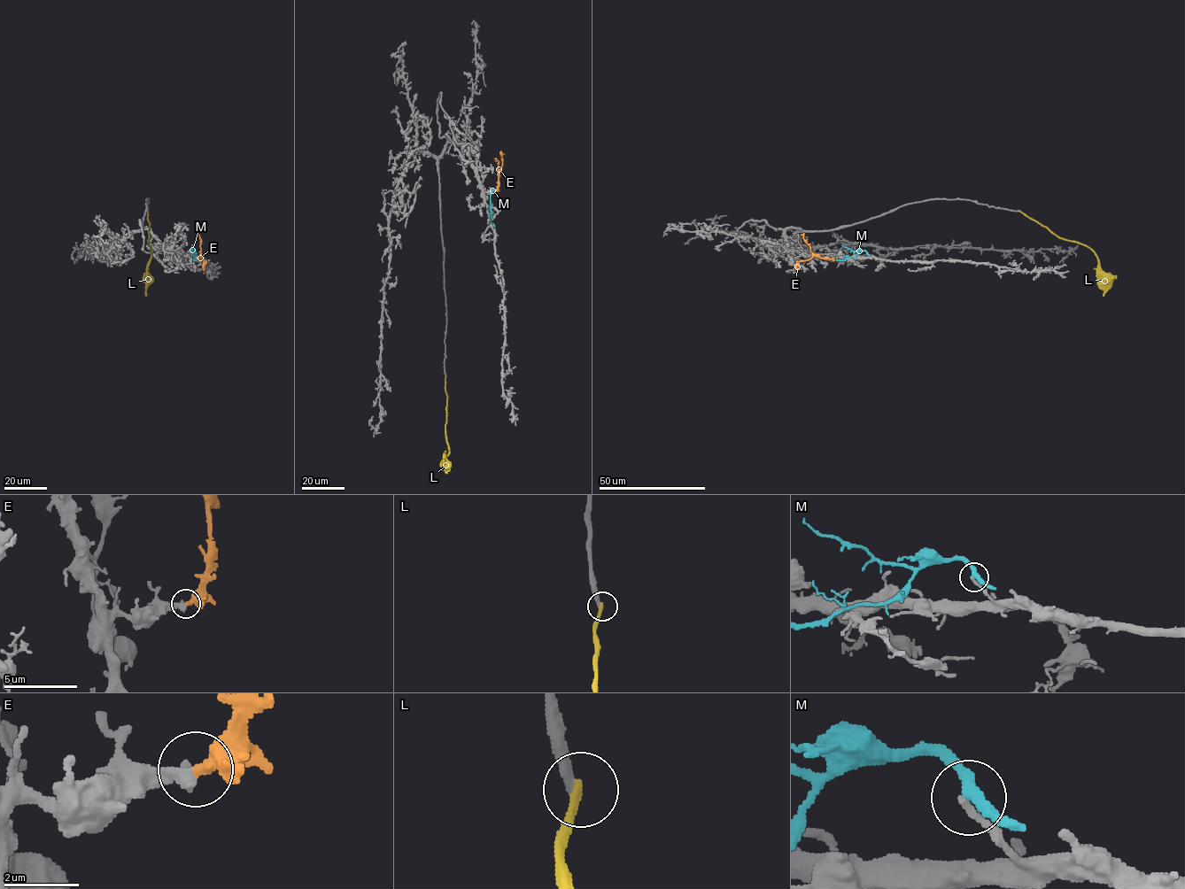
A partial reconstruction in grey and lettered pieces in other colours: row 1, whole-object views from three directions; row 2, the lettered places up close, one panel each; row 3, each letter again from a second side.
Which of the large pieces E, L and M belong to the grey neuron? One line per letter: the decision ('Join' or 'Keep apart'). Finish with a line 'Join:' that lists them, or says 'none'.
E: Join
L: Keep apart
M: Keep apart
Join: E

